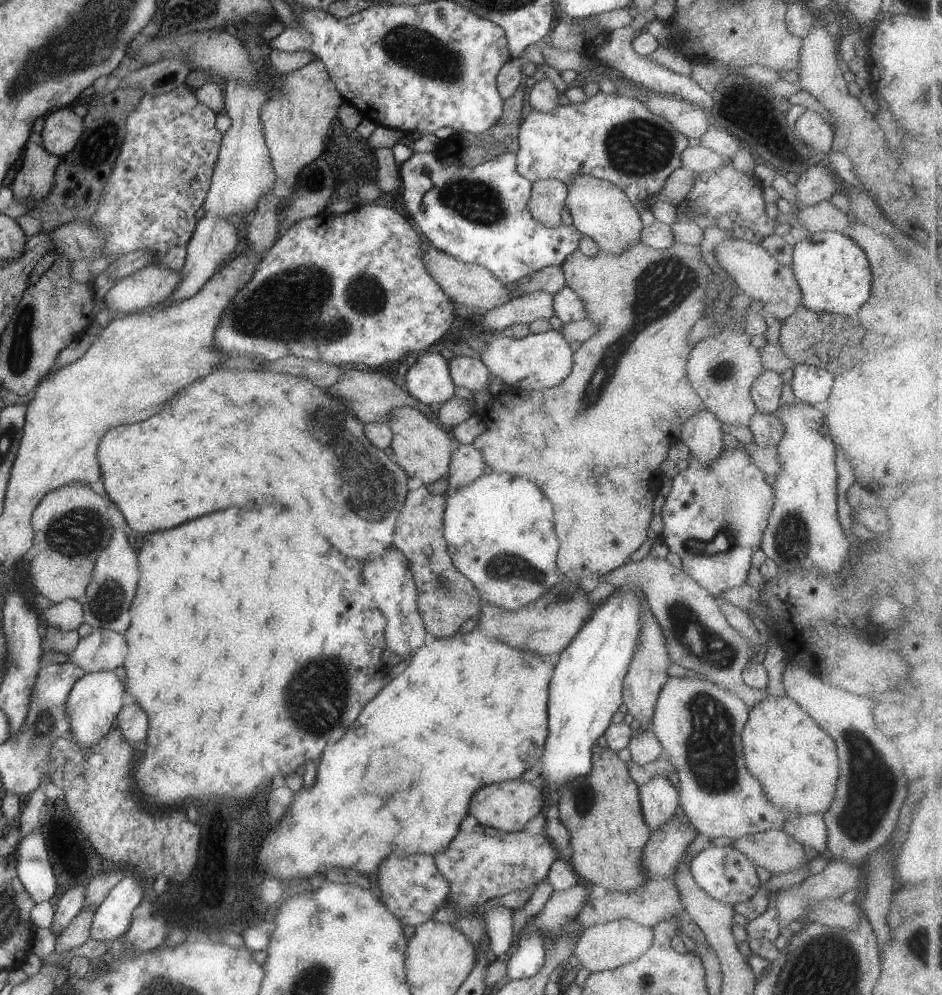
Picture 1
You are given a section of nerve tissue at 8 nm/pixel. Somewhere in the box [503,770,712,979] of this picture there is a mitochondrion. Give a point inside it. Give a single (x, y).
(582, 797)

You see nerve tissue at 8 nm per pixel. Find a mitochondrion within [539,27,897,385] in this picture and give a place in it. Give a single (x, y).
(636, 147)

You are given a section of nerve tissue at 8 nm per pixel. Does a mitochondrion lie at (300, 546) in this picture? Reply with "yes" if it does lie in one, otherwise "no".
no

